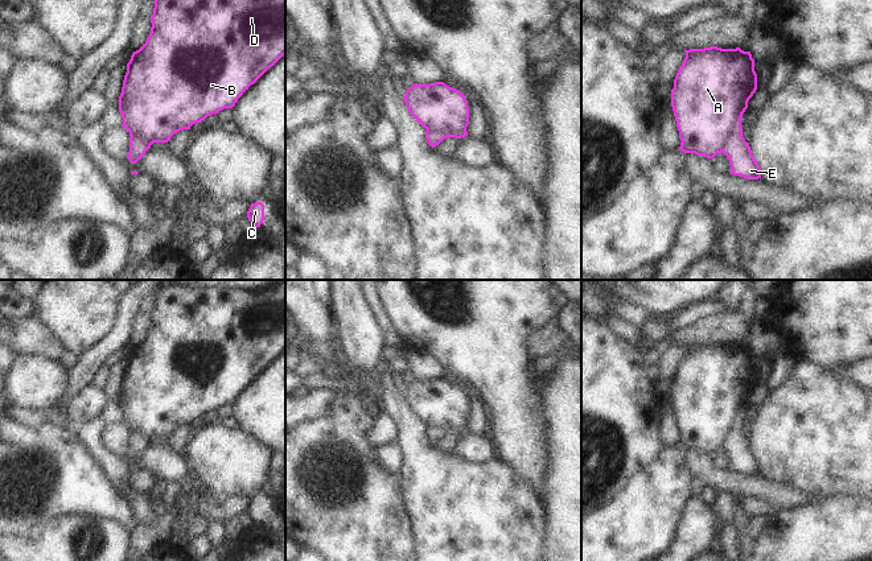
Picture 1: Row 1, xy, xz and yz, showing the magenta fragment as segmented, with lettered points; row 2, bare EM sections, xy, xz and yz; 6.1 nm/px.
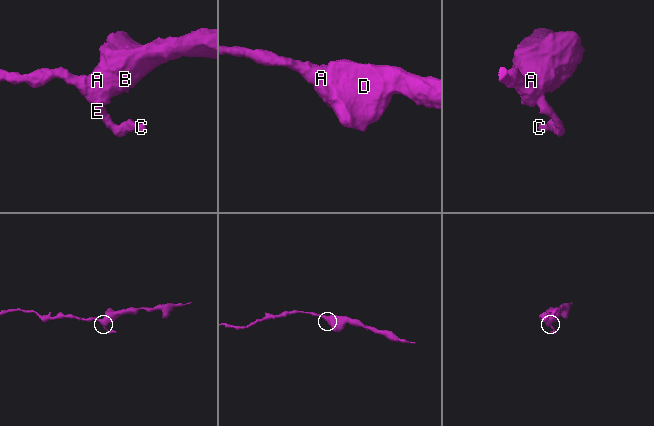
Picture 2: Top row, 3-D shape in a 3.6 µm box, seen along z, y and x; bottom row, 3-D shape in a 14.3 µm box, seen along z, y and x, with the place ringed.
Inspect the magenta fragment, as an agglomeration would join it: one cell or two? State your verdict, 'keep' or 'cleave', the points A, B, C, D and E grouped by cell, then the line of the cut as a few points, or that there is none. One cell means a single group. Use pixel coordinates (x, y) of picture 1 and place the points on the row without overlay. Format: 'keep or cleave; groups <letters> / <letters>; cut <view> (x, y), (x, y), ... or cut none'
cleave; groups A B D / C E; cut yz (740, 421), (735, 424), (722, 446)

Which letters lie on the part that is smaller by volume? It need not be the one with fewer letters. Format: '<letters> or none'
C, E

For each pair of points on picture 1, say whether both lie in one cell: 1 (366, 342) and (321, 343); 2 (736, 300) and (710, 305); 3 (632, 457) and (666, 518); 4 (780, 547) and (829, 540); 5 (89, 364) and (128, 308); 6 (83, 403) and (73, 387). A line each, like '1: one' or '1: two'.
1: one
2: two
3: two
4: one
5: one
6: two

